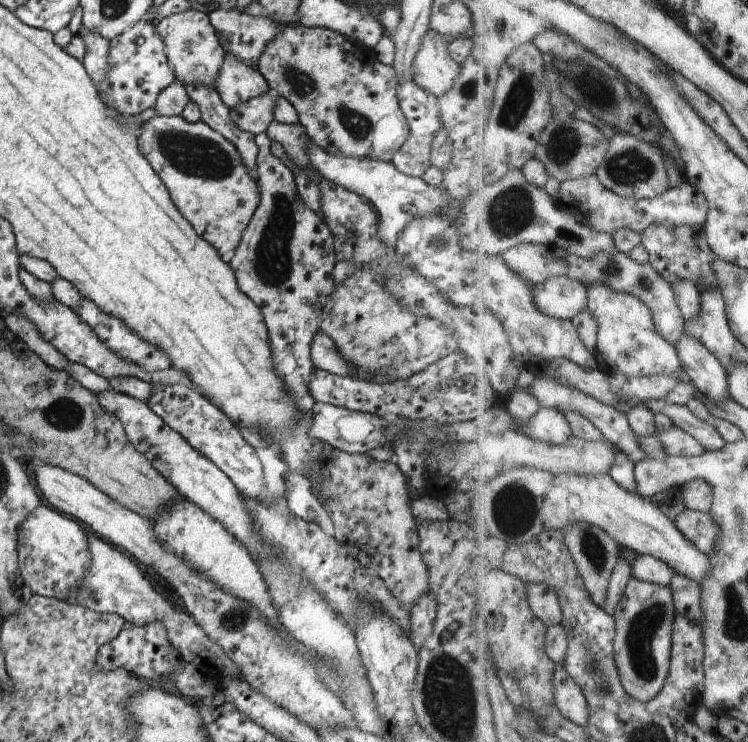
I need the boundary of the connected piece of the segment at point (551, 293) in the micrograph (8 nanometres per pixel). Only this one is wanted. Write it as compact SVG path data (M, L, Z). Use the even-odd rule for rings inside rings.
M556 276L535 287L537 305L546 315L560 319L578 317L591 302L591 288L580 279Z

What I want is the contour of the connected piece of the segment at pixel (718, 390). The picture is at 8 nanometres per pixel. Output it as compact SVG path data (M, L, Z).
M686 332L679 350L688 378L704 396L716 403L732 397L728 368L700 338Z

